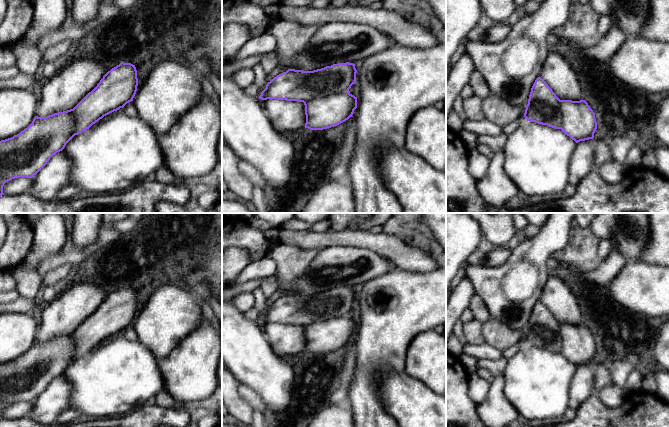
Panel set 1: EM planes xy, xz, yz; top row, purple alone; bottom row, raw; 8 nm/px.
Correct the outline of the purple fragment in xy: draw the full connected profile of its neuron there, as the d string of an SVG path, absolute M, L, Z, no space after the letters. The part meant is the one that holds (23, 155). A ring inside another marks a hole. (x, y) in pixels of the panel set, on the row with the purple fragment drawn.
M69 56L68 64L53 77L46 79L38 91L39 103L32 123L19 134L0 141L0 197L4 195L3 186L6 182L20 177L32 178L53 155L62 151L75 135L81 134L104 116L133 101L137 86L137 70L131 63L121 62L107 72L105 65L94 57Z

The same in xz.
M349 62L313 71L288 69L261 92L264 112L284 135L304 127L323 130L337 126L357 108L357 97L349 93L356 73L355 64Z

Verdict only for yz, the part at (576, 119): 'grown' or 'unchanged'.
grown

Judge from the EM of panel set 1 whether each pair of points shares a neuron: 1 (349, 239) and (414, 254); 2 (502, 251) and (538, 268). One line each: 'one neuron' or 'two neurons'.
1: one neuron
2: two neurons

